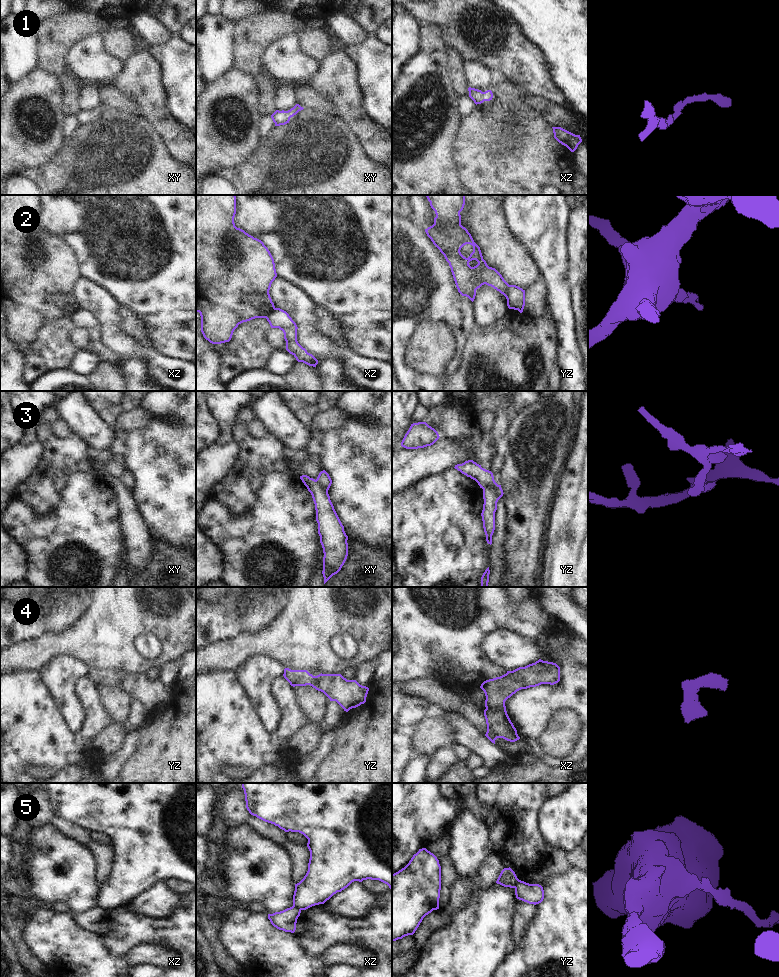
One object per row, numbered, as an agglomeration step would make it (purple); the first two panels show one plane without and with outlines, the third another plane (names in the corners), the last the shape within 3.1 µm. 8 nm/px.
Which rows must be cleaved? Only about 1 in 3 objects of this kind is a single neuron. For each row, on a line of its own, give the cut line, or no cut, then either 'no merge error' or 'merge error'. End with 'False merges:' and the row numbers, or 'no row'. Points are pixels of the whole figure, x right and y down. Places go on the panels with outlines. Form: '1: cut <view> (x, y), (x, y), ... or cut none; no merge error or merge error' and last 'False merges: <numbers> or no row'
1: cut none; no merge error
2: cut xz (275, 308), (265, 317); merge error
3: cut yz (497, 484), (485, 485), (482, 488); merge error
4: cut none; no merge error
5: cut xz (293, 905), (300, 910); merge error
False merges: 2, 3, 5

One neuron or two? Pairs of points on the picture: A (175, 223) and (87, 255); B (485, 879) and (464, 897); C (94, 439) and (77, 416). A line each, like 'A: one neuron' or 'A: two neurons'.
A: one neuron
B: one neuron
C: one neuron

